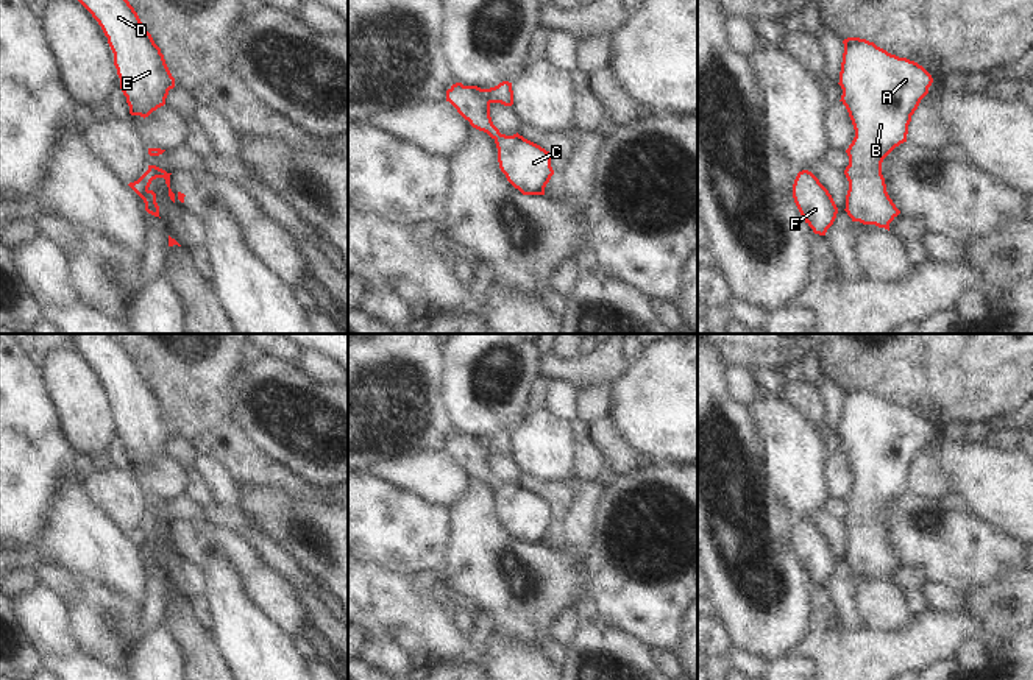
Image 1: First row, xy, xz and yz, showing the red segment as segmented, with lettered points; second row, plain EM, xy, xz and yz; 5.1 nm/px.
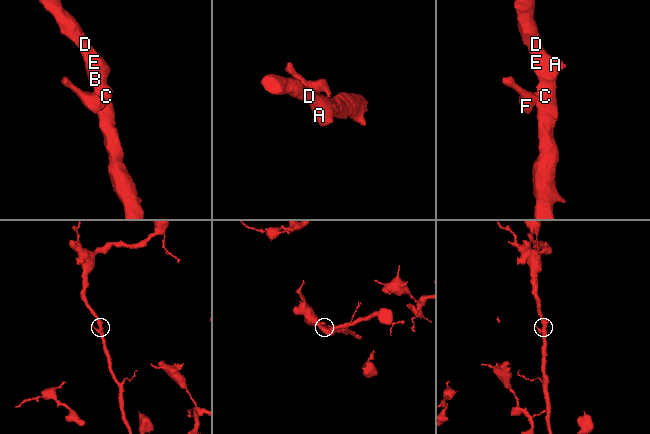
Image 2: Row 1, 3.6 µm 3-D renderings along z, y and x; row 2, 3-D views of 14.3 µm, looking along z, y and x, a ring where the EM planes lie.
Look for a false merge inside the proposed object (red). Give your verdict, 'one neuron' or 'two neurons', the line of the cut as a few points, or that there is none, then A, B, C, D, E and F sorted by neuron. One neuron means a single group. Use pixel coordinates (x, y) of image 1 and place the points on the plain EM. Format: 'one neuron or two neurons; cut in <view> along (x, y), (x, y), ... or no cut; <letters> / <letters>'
two neurons; cut in xy along (147, 520), (152, 529); A B C D E / F

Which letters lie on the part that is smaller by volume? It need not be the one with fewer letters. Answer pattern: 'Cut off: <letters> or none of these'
Cut off: F

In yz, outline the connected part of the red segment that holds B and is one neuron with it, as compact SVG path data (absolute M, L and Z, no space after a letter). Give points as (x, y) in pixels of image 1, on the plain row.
M847 387L843 393L840 451L855 479L846 499L849 540L844 560L852 571L889 580L900 560L886 541L882 512L907 491L911 465L933 427L918 412L891 404L866 388Z

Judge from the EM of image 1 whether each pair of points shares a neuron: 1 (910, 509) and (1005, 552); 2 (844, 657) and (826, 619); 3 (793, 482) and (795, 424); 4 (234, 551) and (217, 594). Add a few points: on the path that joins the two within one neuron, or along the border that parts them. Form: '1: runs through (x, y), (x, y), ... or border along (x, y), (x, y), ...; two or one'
1: runs through (933, 526), (957, 549), (982, 549); one
2: border along (844, 629), (838, 632), (813, 630); two
3: runs through (795, 468), (795, 439); one
4: border along (212, 546), (231, 560), (241, 573), (248, 593); two

